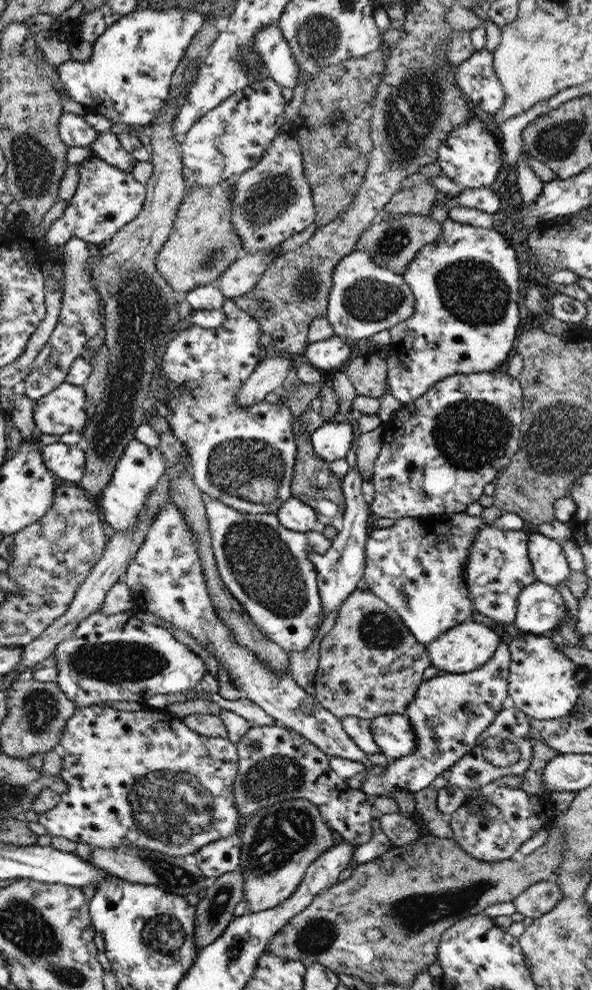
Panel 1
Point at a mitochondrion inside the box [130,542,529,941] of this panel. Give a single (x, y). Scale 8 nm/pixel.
(285, 831)

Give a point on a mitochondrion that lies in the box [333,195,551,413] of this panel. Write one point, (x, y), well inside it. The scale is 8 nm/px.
(475, 292)

